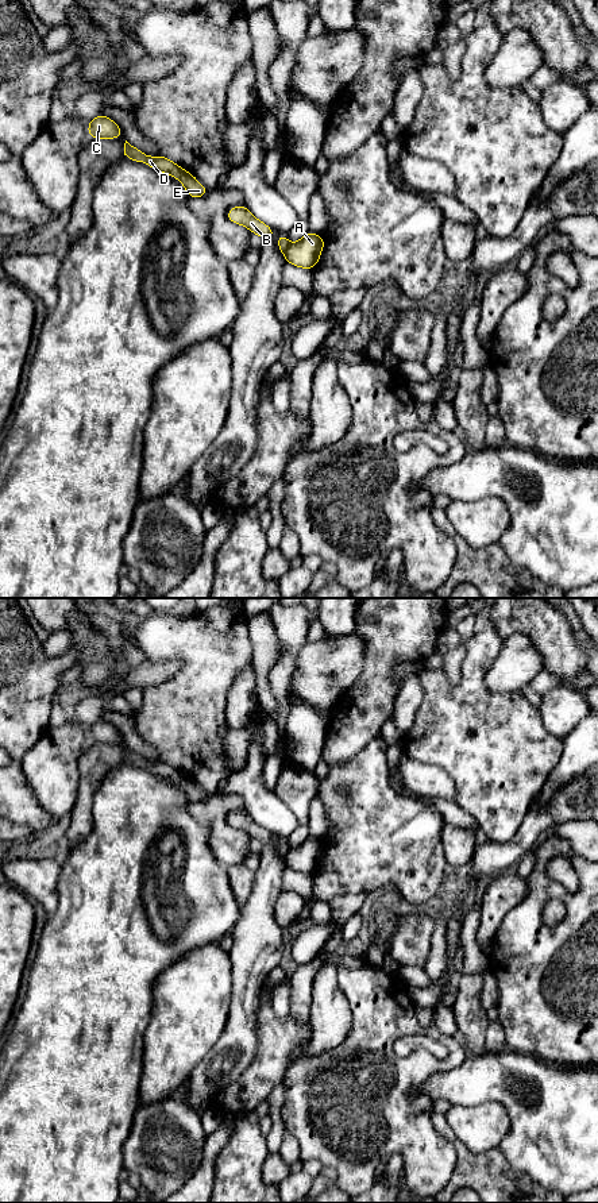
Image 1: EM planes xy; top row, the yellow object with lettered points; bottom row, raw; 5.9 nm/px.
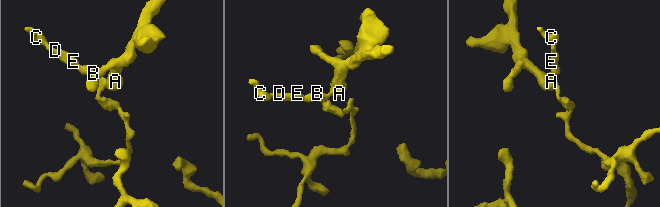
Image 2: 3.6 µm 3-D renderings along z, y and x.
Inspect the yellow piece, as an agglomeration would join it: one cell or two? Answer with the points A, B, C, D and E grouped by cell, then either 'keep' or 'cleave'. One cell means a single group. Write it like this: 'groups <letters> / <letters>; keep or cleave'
groups A / B C D E; cleave

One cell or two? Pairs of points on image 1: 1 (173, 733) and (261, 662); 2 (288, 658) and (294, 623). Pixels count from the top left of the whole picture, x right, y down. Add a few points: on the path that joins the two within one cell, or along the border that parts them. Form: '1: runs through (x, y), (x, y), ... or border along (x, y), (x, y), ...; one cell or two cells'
1: border along (251, 646), (253, 658); two cells
2: runs through (292, 650), (293, 631); one cell

